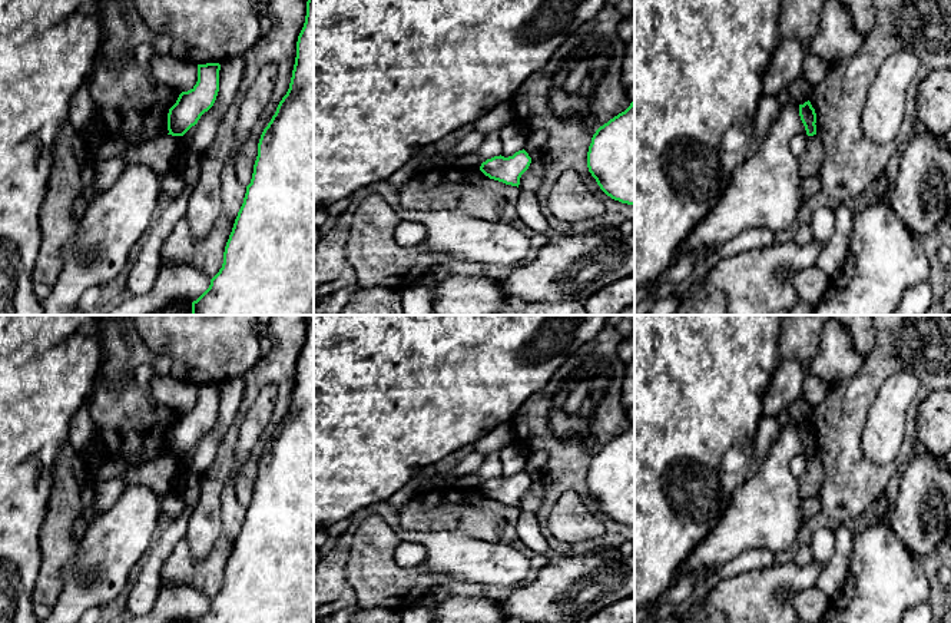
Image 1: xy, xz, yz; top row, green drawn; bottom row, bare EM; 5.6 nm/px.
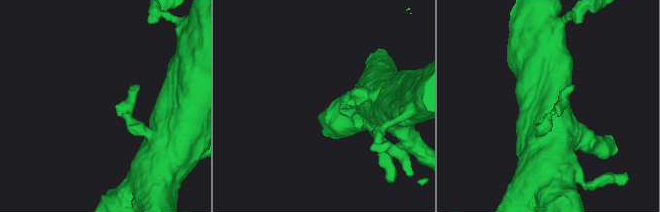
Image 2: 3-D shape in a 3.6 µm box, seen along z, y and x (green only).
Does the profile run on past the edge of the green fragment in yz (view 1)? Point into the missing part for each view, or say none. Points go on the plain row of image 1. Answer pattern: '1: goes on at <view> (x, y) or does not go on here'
1: does not go on here

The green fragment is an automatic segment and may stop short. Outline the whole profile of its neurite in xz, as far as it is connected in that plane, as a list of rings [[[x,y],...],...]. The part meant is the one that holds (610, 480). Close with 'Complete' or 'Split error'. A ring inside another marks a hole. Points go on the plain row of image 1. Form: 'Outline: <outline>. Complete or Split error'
Outline: [[[634,421],[596,451],[587,488],[607,517],[634,526]]]. Complete

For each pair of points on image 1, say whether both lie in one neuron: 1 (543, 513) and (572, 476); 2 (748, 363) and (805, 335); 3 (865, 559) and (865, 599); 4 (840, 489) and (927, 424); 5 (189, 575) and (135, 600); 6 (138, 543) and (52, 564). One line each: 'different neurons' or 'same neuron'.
1: same neuron
2: different neurons
3: same neuron
4: different neurons
5: different neurons
6: different neurons

